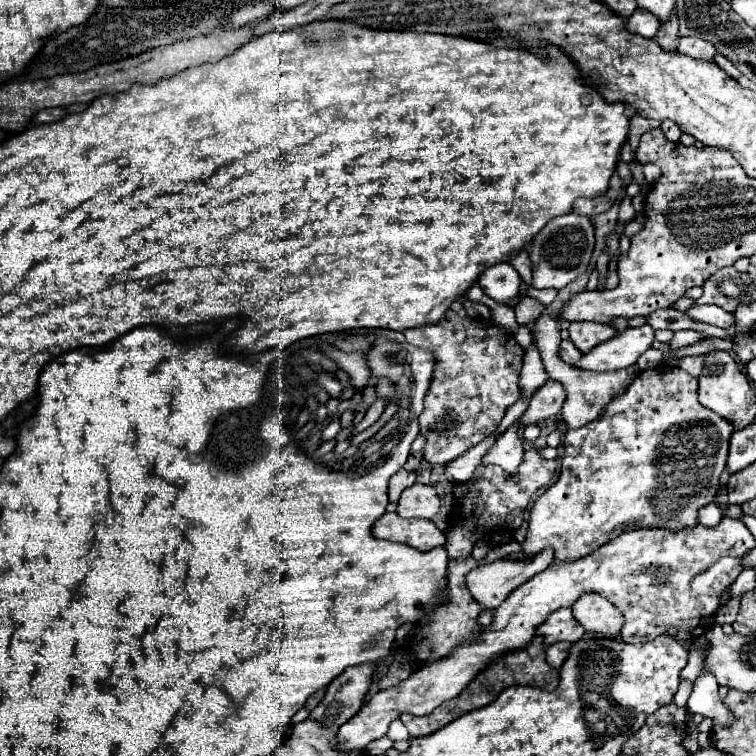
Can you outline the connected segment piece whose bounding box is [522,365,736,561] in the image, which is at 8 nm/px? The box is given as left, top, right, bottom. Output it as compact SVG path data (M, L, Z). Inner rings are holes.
M662 365L638 373L628 389L616 397L604 415L584 427L568 429L564 435L564 453L558 481L536 499L530 511L530 527L524 541L524 555L532 557L544 547L554 549L556 561L574 561L604 545L616 531L634 527L668 527L680 529L694 525L698 509L714 501L720 485L718 479L726 465L728 439L734 433L734 423L718 417L698 401L698 381L686 371ZM658 493L666 495L674 509L656 509Z

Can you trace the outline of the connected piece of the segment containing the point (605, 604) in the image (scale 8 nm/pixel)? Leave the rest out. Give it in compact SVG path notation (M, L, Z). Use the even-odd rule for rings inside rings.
M584 593L572 605L576 621L588 631L602 637L618 637L622 627L622 613L598 593Z

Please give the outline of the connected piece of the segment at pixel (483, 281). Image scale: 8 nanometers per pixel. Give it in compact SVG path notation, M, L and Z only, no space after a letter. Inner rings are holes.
M498 263L478 277L478 285L494 301L508 305L520 293L520 275L510 263Z

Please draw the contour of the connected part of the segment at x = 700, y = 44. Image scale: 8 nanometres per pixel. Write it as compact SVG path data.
M682 37L680 39L680 45L678 45L678 53L690 55L690 57L700 59L700 61L714 61L716 49L714 49L712 43L704 41L704 39L698 39L698 37Z

